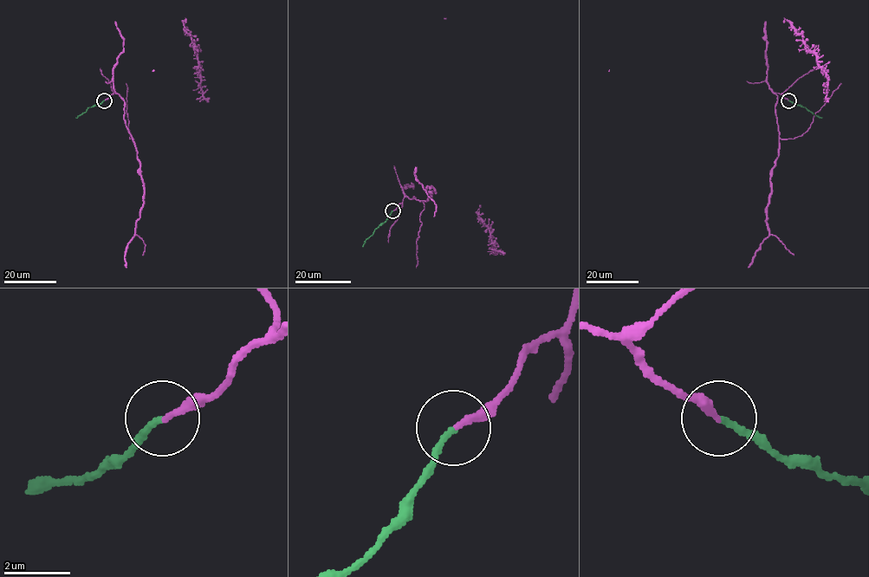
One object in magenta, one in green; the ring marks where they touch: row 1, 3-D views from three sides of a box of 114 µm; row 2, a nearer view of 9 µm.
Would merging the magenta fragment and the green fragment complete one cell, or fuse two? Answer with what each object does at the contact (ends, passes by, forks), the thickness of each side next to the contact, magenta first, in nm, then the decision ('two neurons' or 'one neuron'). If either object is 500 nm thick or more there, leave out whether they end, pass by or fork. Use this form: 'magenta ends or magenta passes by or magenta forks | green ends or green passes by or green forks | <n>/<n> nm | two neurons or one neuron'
magenta ends | green ends | 180/180 nm | one neuron

